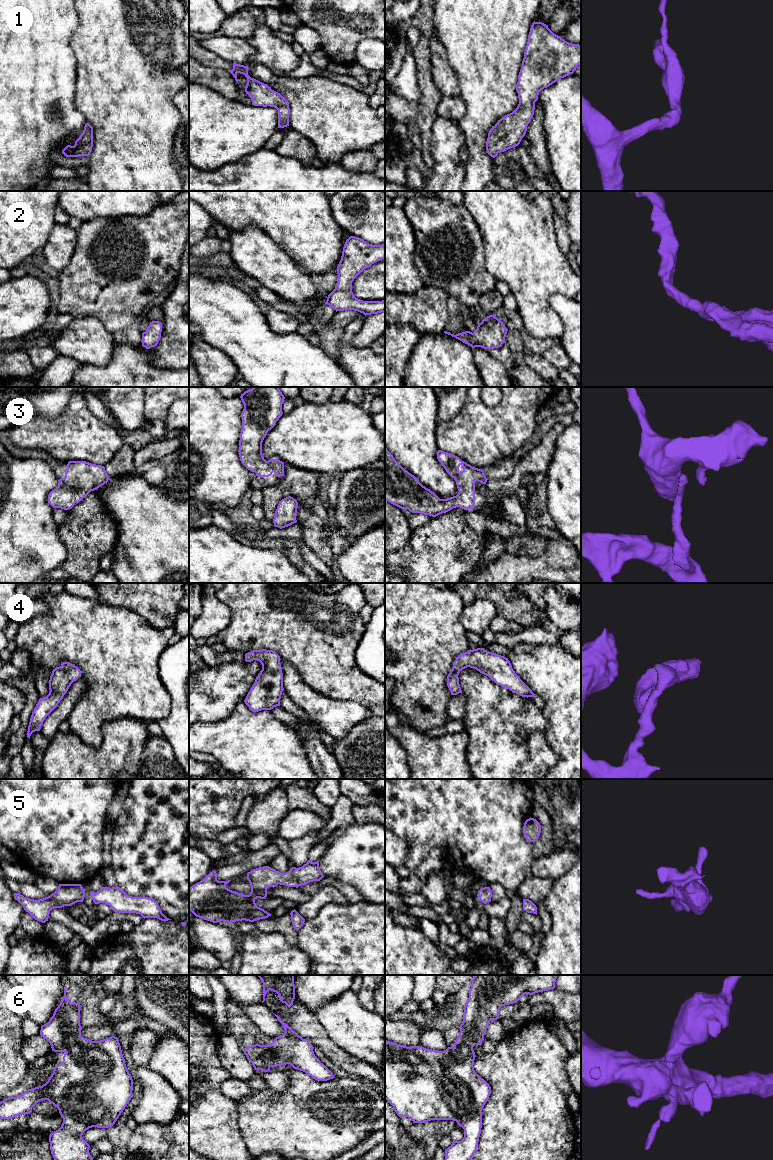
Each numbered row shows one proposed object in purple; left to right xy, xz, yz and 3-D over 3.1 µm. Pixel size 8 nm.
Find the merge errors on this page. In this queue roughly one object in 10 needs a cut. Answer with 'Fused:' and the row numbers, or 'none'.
Fused: none

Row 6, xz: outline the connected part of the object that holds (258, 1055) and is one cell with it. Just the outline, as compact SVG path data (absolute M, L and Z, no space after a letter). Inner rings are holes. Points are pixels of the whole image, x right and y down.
M274 1015L283 1025L285 1032L276 1037L271 1044L255 1044L244 1050L244 1054L254 1069L268 1072L271 1067L290 1064L294 1069L307 1073L317 1081L335 1078L333 1073L315 1056L314 1047L309 1040L303 1039L278 1015Z

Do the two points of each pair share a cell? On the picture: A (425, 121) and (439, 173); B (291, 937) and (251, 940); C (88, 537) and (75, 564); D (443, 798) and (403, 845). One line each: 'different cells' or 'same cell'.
A: different cells
B: different cells
C: same cell
D: different cells

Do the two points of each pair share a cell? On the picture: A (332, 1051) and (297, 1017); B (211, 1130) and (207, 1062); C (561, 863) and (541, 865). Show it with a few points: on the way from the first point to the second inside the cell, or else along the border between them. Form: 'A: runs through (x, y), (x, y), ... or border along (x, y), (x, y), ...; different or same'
A: runs through (323, 1042), (306, 1025); same
B: runs through (209, 1113), (209, 1081), (207, 1079); same
C: runs through (556, 863), (546, 865); same

